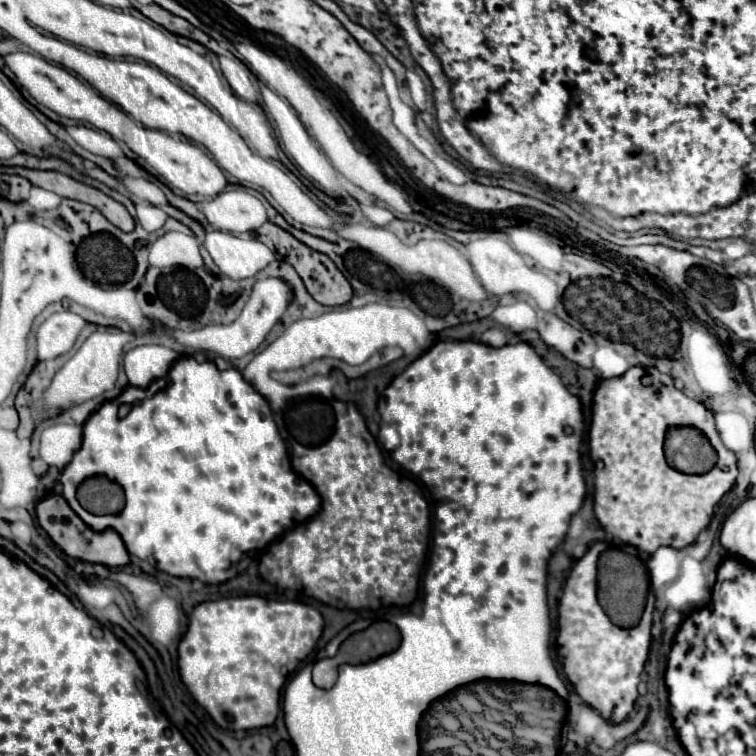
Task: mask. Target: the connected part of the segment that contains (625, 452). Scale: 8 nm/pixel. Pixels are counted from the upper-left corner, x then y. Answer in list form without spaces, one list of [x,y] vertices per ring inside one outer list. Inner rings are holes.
[[[631,367],[625,375],[605,379],[599,383],[593,395],[593,421],[589,431],[589,447],[591,447],[591,459],[603,461],[603,469],[595,469],[595,515],[599,515],[597,521],[615,539],[653,555],[661,545],[683,549],[695,543],[697,535],[709,525],[715,505],[735,485],[737,458],[721,441],[716,430],[713,411],[709,411],[703,403],[687,397],[683,391],[675,389],[673,383],[661,383],[655,379],[651,385],[645,385],[641,381],[645,375],[649,375],[645,367]],[[675,421],[681,421],[681,427],[701,429],[701,433],[709,439],[709,443],[717,451],[717,463],[709,473],[687,475],[669,467],[663,453],[663,441],[667,429],[677,425]]]

